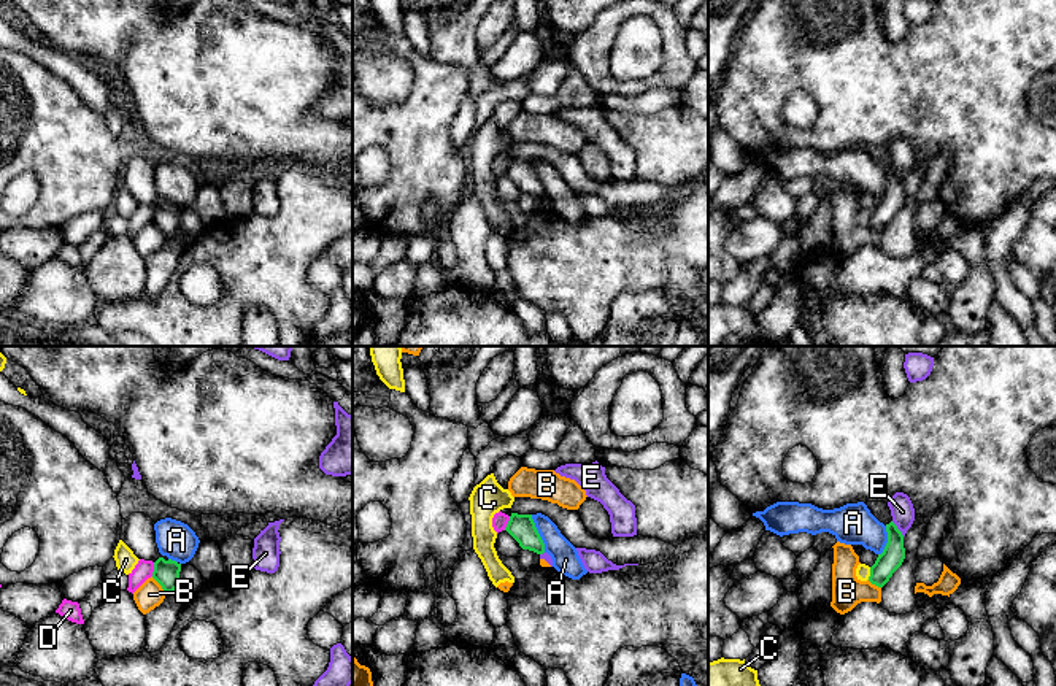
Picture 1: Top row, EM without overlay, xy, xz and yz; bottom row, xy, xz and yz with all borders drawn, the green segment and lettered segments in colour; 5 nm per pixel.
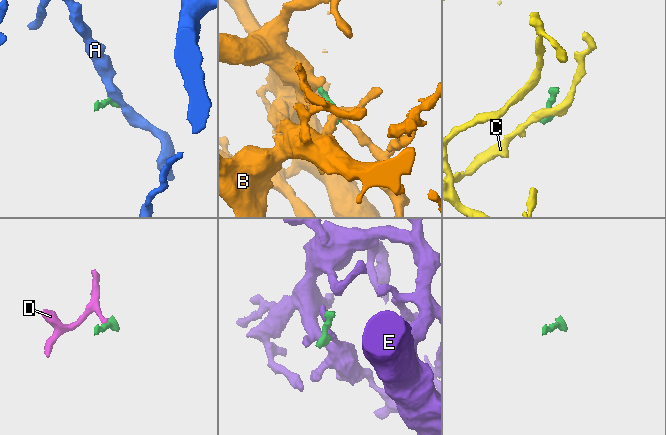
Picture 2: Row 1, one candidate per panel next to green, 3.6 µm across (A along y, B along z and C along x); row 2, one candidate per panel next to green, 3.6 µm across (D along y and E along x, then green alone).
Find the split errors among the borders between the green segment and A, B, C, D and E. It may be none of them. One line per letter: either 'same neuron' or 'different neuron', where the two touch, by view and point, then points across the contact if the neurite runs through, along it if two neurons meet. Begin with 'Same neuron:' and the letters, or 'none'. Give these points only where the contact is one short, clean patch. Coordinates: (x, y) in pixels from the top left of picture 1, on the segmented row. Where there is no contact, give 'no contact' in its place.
Same neuron: none
A: different neuron | xz (539, 534) | along xz (531, 515), (545, 551)
B: different neuron | xy (159, 583)
C: different neuron | yz (871, 574) | along yz (871, 567), (867, 578)
D: different neuron | xy (154, 569) | along xy (154, 562), (151, 575)
E: different neuron | yz (897, 529)

